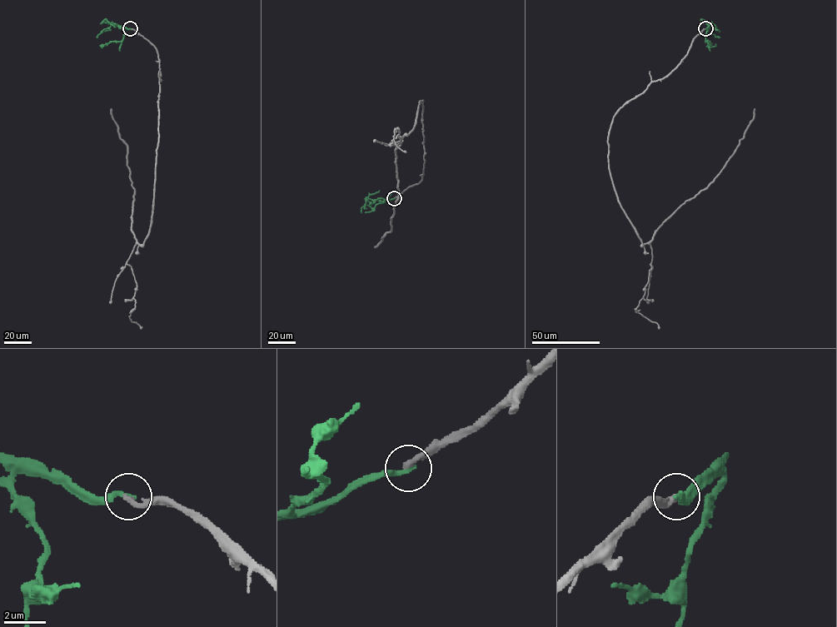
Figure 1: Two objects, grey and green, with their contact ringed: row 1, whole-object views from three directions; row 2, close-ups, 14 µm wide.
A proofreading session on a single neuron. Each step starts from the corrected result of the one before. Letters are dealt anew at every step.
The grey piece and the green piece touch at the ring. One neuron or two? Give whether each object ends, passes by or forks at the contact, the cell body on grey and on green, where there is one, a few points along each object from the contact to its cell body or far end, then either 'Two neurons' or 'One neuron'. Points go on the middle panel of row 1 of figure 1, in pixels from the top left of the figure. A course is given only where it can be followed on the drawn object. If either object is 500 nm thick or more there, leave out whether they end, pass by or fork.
At the ring grey ends. At the ring green ends. Soma of grey: none. Soma of green: none. Course of grey: (394, 198), (422, 180), (422, 100), (413, 128), (396, 151), (398, 198), (391, 230), (375, 247). Course of green: (394, 198), (387, 201), (387, 198), (378, 198), (372, 203), (366, 201), (366, 208). Two neurons

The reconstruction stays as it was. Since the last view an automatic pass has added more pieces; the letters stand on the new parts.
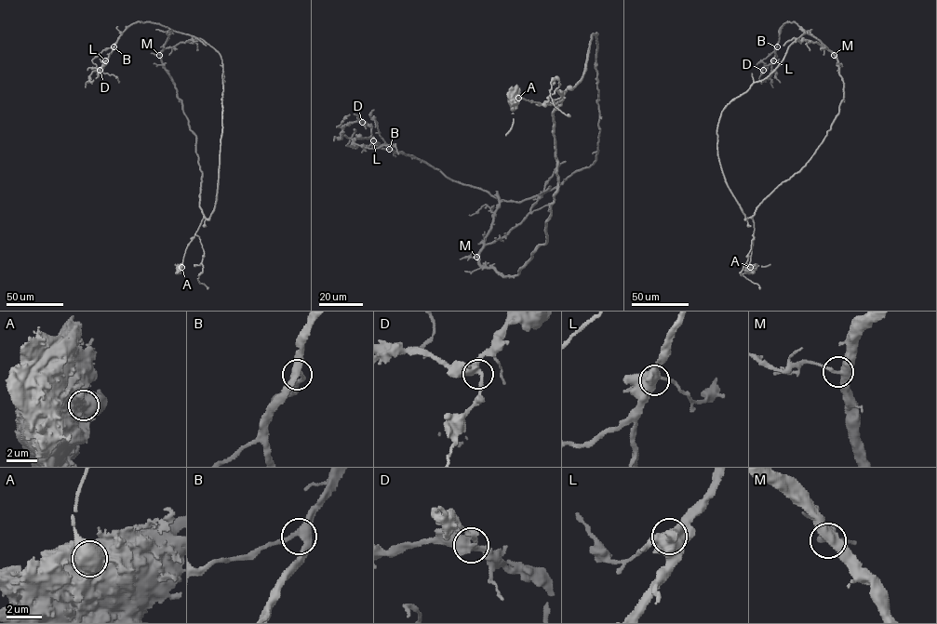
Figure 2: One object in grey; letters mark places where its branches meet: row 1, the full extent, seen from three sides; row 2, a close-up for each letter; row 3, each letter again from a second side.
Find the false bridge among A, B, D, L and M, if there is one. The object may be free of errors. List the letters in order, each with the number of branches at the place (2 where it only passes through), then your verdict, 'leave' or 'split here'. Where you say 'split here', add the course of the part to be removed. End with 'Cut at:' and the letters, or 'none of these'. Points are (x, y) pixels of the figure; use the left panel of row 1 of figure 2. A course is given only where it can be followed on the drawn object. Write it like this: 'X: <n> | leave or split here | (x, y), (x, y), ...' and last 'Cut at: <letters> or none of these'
A: 3 | split here
B: 3 | leave
D: 3 | leave
L: 3 | leave
M: 3 | leave
Cut at: A

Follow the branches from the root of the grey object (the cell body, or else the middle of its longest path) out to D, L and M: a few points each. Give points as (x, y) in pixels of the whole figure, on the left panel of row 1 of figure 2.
D: (178, 268), (204, 215), (196, 136), (160, 56), (171, 30), (150, 21), (132, 23), (100, 70)
L: (178, 268), (204, 215), (196, 136), (160, 56), (171, 30), (134, 22), (105, 60)
M: (178, 268), (204, 216), (199, 205), (202, 172), (196, 136), (189, 129), (175, 83), (159, 55)

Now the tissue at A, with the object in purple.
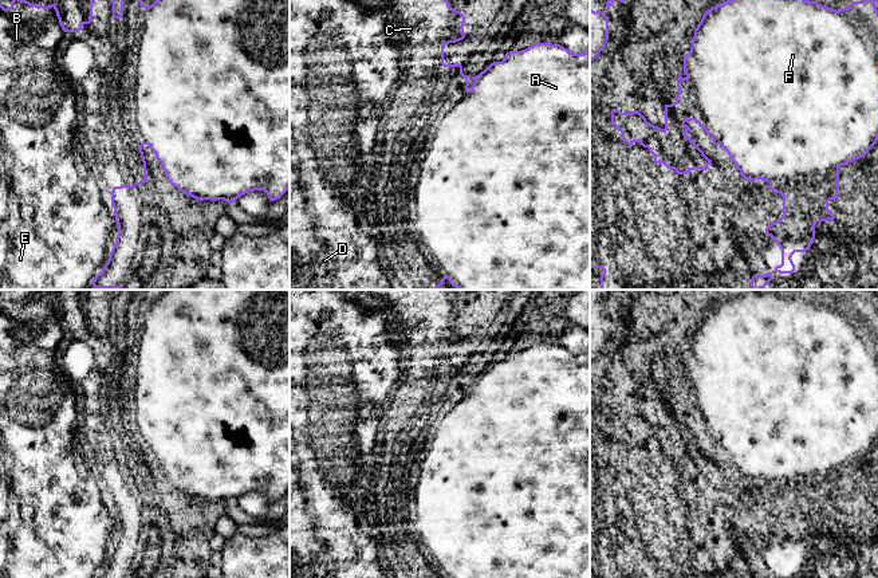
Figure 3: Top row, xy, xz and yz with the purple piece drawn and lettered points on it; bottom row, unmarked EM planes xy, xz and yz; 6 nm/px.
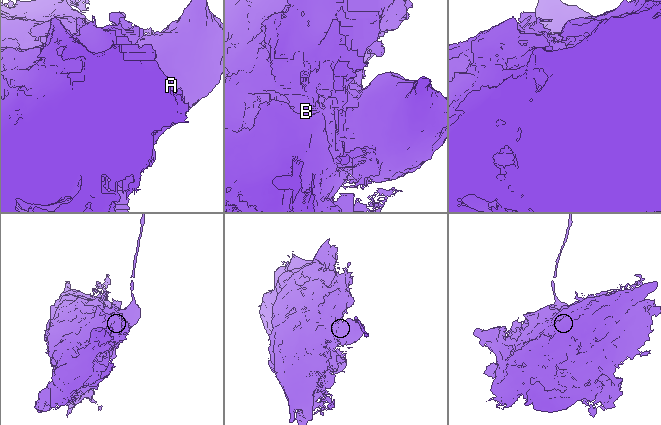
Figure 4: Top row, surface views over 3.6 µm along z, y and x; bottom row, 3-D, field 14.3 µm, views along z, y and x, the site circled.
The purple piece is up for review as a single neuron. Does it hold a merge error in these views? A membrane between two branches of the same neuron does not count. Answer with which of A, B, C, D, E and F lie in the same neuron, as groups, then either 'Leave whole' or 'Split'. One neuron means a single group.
Groups: A F / B C D E. Split

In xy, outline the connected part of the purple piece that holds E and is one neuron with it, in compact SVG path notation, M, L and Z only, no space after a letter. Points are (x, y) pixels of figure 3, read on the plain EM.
M101 290L98 298L91 294L88 321L79 322L78 330L64 329L55 303L36 306L16 295L9 308L0 306L0 578L99 578L110 565L121 536L115 491L134 489L147 483L142 447L149 444L141 433L138 416L155 416L151 406L151 370L139 363L141 331L150 306L142 304L137 290L121 290L121 315L117 316L110 291Z

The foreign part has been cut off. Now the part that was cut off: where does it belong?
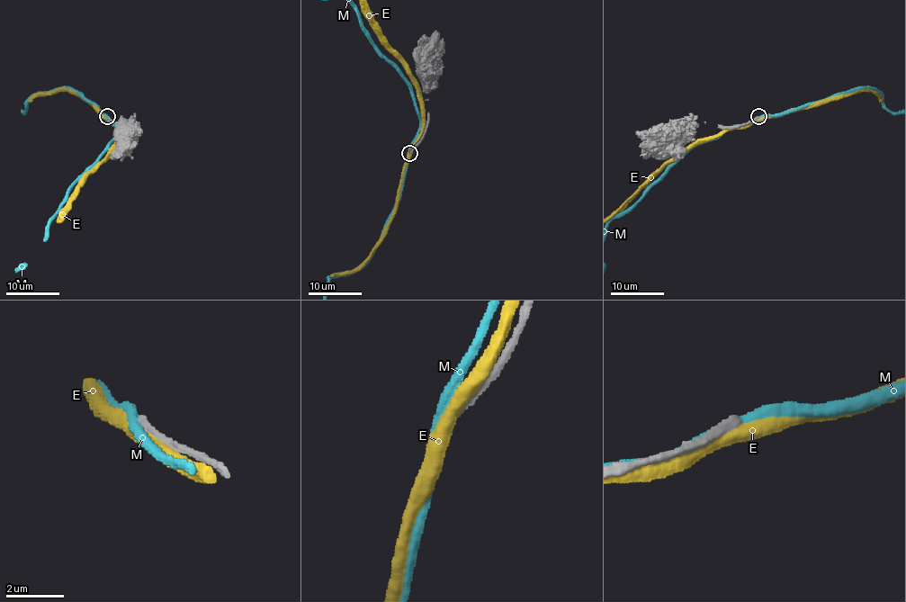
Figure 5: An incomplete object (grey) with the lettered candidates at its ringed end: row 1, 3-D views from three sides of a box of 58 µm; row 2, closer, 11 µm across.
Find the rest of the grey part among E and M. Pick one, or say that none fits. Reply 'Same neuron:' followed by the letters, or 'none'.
Same neuron: none

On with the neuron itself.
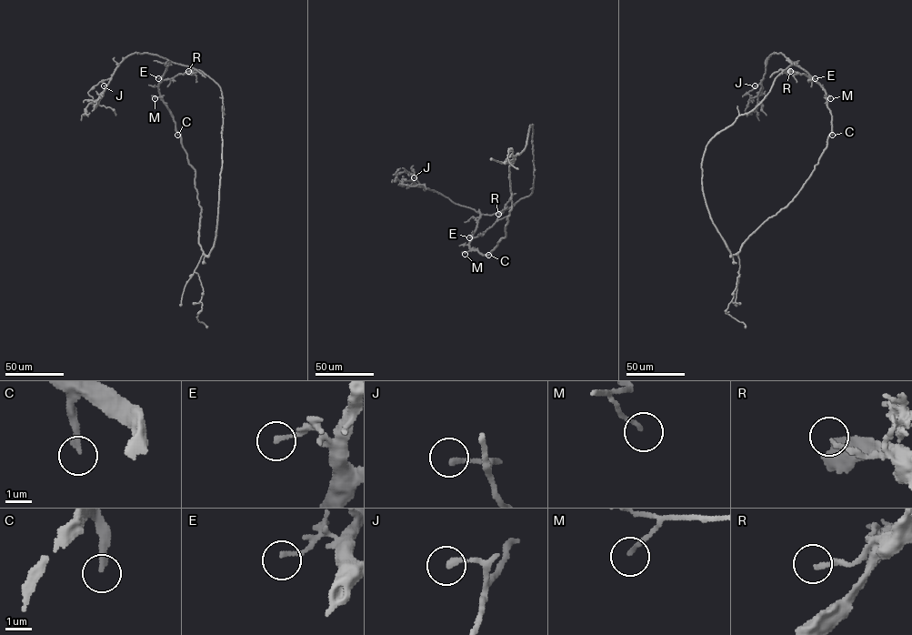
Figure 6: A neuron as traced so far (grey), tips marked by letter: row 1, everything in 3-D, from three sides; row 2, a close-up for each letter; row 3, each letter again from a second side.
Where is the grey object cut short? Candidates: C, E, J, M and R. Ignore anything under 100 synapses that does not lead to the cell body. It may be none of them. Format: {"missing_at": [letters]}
{"missing_at": ["C"]}

